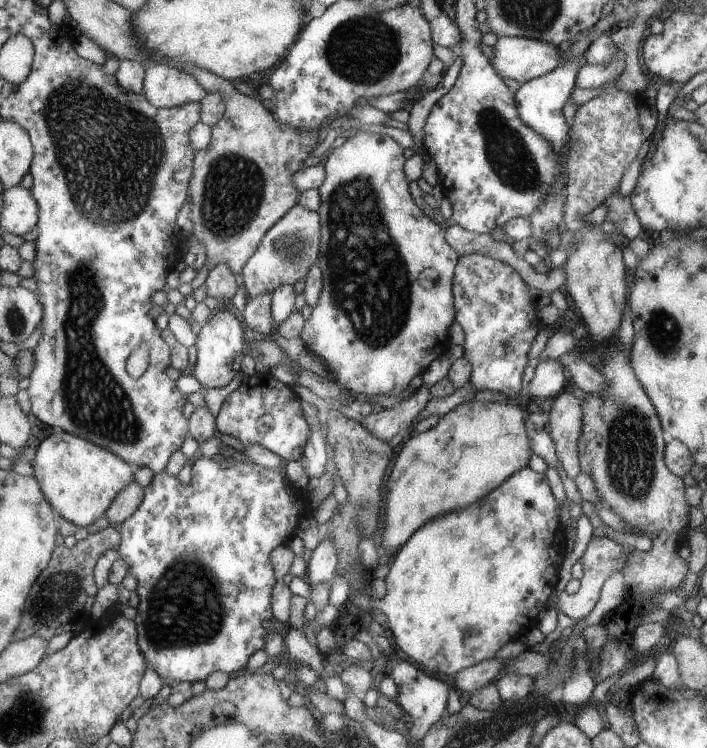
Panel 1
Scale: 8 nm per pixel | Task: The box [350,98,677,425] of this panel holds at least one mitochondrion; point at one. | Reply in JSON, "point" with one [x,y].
{"point":[512,162]}

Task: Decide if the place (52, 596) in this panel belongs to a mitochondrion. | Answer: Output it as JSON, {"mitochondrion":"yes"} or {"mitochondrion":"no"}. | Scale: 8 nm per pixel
{"mitochondrion":"yes"}

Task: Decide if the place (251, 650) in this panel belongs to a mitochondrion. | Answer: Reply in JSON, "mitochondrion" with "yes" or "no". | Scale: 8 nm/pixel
{"mitochondrion":"no"}

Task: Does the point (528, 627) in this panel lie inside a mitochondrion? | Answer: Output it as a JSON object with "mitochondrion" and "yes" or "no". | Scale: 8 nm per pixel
{"mitochondrion":"no"}

